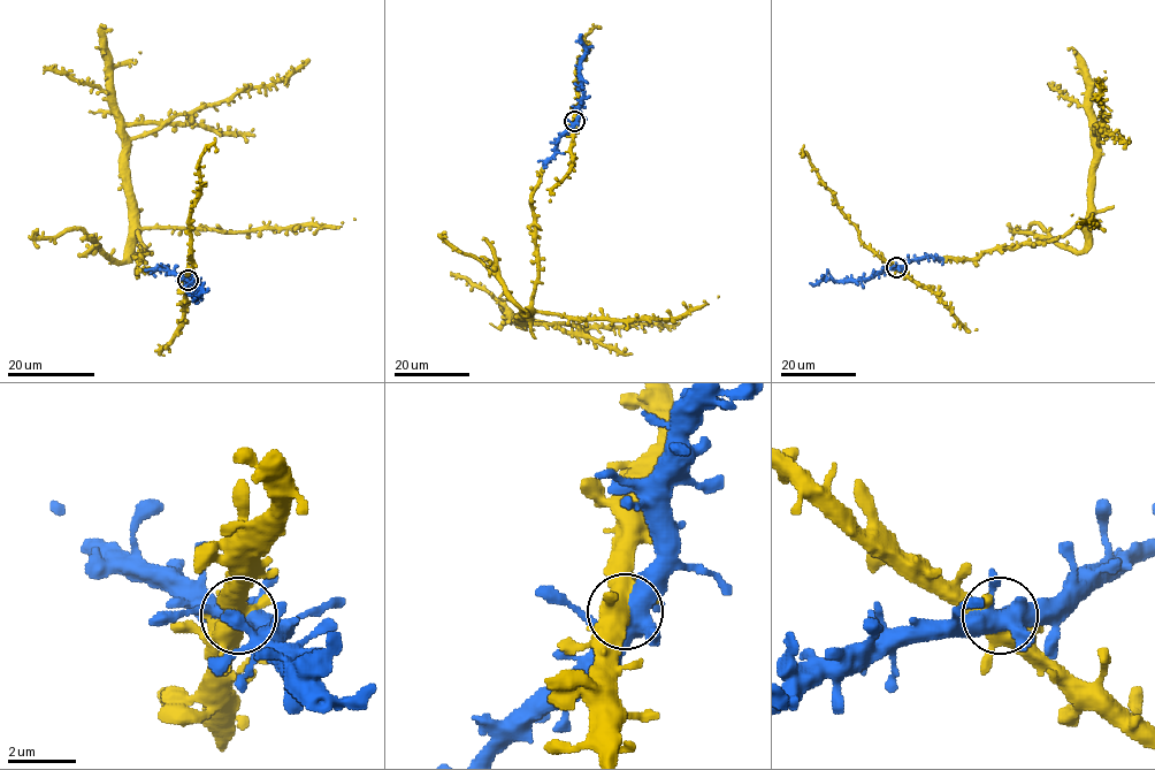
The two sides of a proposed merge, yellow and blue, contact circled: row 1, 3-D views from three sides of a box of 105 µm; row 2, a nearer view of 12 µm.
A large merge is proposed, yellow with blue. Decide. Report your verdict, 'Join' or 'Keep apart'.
Join

